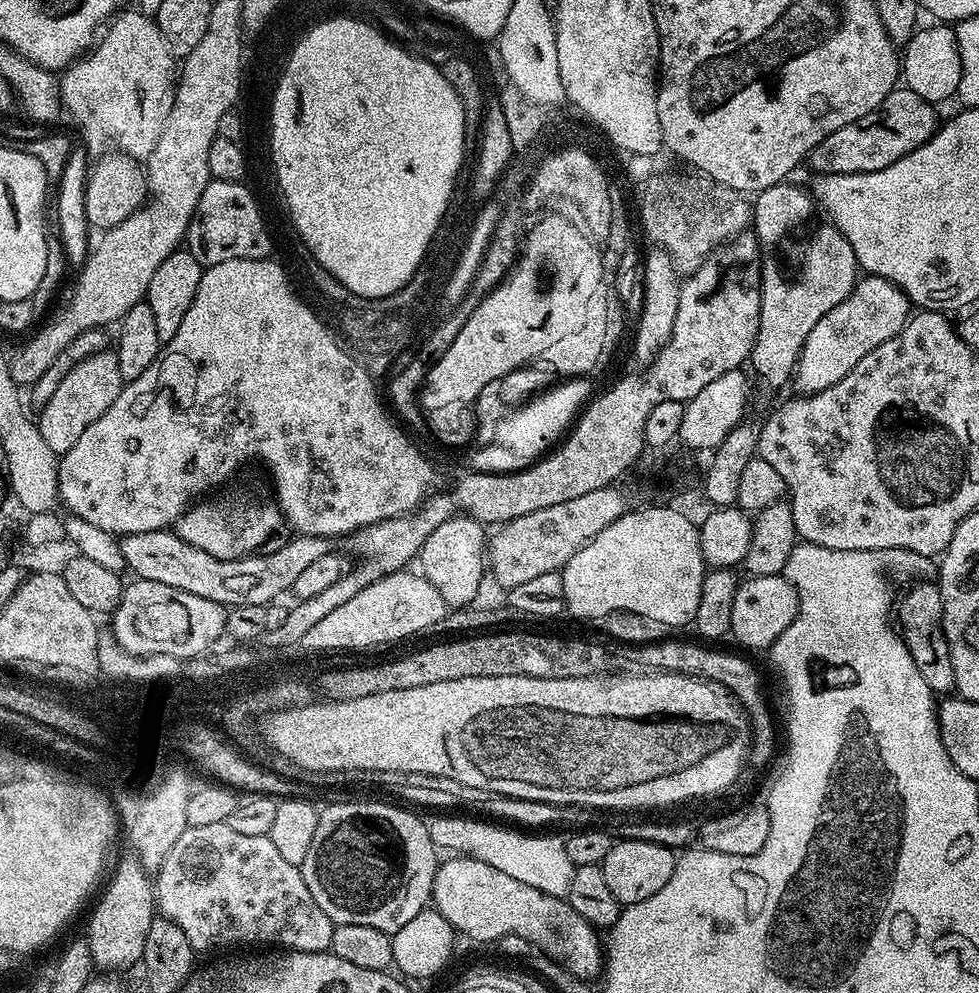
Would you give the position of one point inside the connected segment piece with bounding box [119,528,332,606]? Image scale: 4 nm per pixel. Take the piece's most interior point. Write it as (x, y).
(161, 555)

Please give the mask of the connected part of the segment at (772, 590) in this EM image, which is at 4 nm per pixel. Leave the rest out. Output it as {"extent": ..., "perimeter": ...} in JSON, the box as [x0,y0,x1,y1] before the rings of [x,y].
{"extent":[730,574,800,649],"perimeter":[[[782,574],[779,576],[748,576],[736,585],[734,607],[730,618],[731,639],[736,639],[741,644],[739,645],[741,649],[771,649],[774,641],[788,629],[798,613],[800,613],[800,599],[791,580],[787,580]]]}

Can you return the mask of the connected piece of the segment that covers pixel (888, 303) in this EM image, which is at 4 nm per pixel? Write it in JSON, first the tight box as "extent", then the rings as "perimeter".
{"extent":[795,275,909,396],"perimeter":[[[861,275],[851,294],[838,302],[838,306],[834,306],[834,310],[830,310],[830,314],[826,314],[826,318],[814,326],[814,330],[810,330],[800,356],[796,359],[795,391],[813,396],[826,390],[826,386],[834,386],[834,382],[842,382],[842,378],[846,378],[846,374],[850,374],[850,370],[858,366],[866,354],[870,354],[870,350],[894,339],[909,319],[908,295],[902,289],[886,278]]]}

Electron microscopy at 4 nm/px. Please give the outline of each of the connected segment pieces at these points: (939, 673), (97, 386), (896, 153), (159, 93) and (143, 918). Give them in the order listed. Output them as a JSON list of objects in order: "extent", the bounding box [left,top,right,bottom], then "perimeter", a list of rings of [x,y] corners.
[{"extent":[894,582,956,694],"perimeter":[[[932,582],[913,583],[916,585],[901,600],[899,597],[894,616],[906,650],[910,650],[910,658],[914,658],[914,666],[918,666],[922,678],[926,678],[926,686],[930,686],[936,694],[952,694],[955,693],[956,683],[954,662],[950,662],[950,646],[944,633],[944,603],[939,587],[928,583]]]},{"extent":[38,350,125,454],"perimeter":[[[105,350],[85,360],[79,360],[74,370],[70,370],[70,374],[66,374],[66,378],[58,382],[58,390],[54,390],[50,402],[39,409],[38,425],[47,445],[57,454],[68,452],[70,446],[74,446],[74,442],[82,438],[86,426],[98,422],[98,418],[102,418],[102,414],[106,414],[110,406],[114,406],[114,398],[118,398],[125,383],[118,370],[115,351]]]},{"extent":[806,86,938,174],"perimeter":[[[897,86],[887,98],[870,114],[842,126],[842,130],[834,130],[806,157],[816,174],[858,174],[859,172],[877,172],[918,150],[938,127],[936,112],[929,101],[914,94],[906,86]]]},{"extent":[59,10,178,161],"perimeter":[[[138,10],[128,11],[121,11],[107,25],[108,33],[99,37],[100,45],[98,40],[91,51],[63,69],[59,84],[63,107],[68,116],[72,115],[80,123],[90,151],[96,152],[95,154],[103,153],[107,149],[104,147],[112,143],[116,147],[113,149],[119,150],[123,155],[143,161],[154,150],[170,118],[178,79],[178,60],[168,48],[166,38],[162,38],[160,27],[153,17],[144,16]]]},{"extent":[86,859,154,970],"perimeter":[[[139,859],[124,860],[116,868],[116,877],[100,896],[92,917],[88,920],[86,939],[92,954],[92,963],[100,970],[128,968],[144,959],[146,934],[154,919],[154,880],[149,869]]]}]

